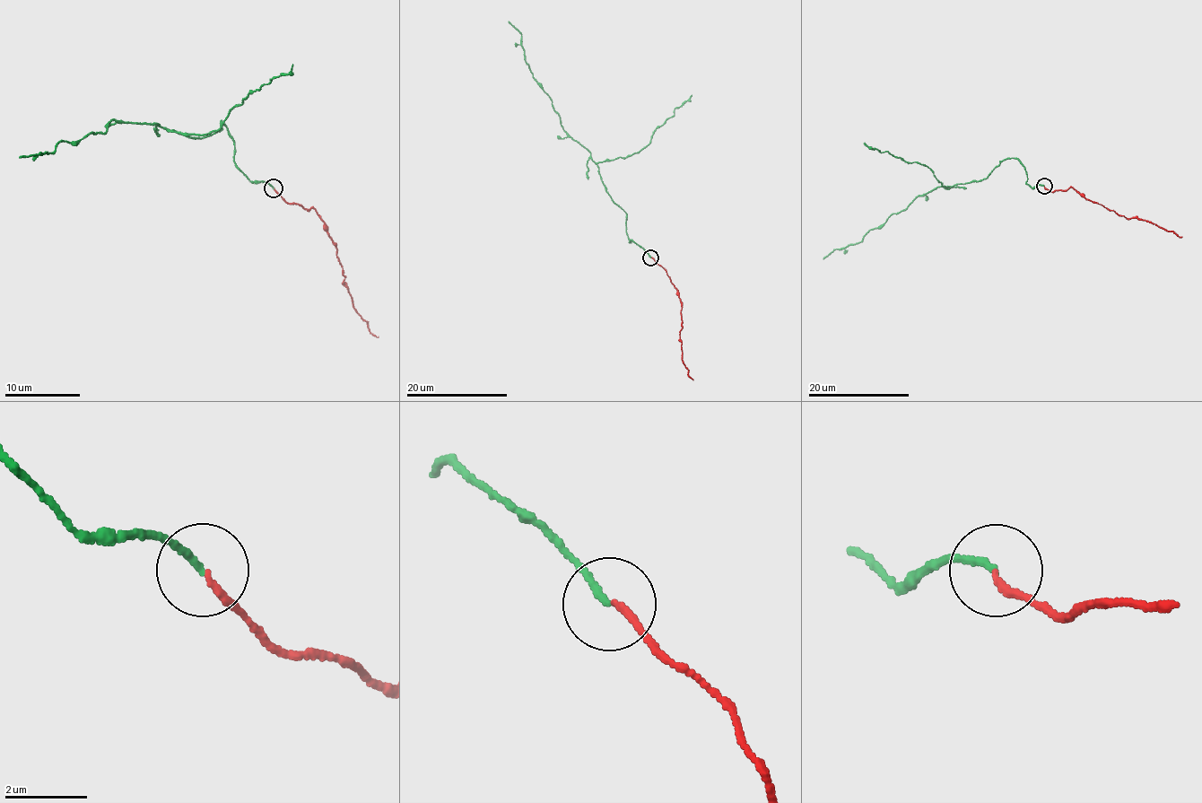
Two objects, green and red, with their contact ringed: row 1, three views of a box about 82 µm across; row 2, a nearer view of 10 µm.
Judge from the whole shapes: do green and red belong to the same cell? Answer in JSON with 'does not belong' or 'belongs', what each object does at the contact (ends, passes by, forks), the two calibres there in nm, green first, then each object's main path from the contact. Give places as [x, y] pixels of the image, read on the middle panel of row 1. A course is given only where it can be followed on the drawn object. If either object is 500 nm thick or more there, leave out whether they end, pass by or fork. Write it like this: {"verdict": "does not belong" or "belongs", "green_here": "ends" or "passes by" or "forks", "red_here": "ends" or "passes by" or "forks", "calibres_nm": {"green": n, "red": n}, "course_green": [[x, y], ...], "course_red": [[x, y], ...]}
{"verdict": "does not belong", "green_here": "ends", "red_here": "ends", "calibres_nm": {"green": 160, "red": 140}, "course_green": [[650, 257], [629, 242], [625, 213], [590, 154], [564, 130], [526, 61], [521, 34], [508, 21]], "course_red": [[652, 257], [668, 275], [681, 301], [681, 360], [692, 380]]}

